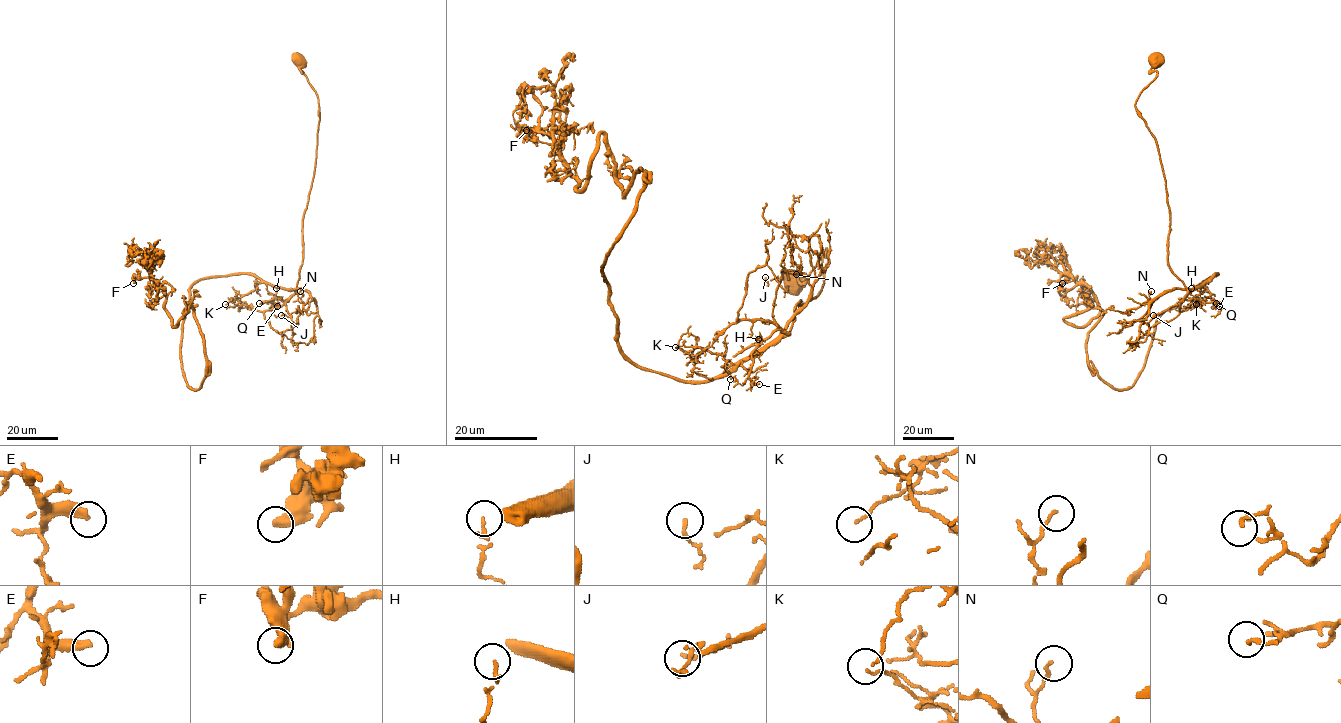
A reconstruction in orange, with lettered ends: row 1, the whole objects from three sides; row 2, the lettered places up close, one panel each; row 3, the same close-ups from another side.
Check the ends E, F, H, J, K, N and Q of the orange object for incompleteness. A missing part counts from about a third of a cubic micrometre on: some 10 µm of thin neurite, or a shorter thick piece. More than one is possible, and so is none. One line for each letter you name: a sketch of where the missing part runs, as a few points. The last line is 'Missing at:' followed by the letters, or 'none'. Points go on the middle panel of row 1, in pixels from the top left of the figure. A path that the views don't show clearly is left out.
Missing at: none

